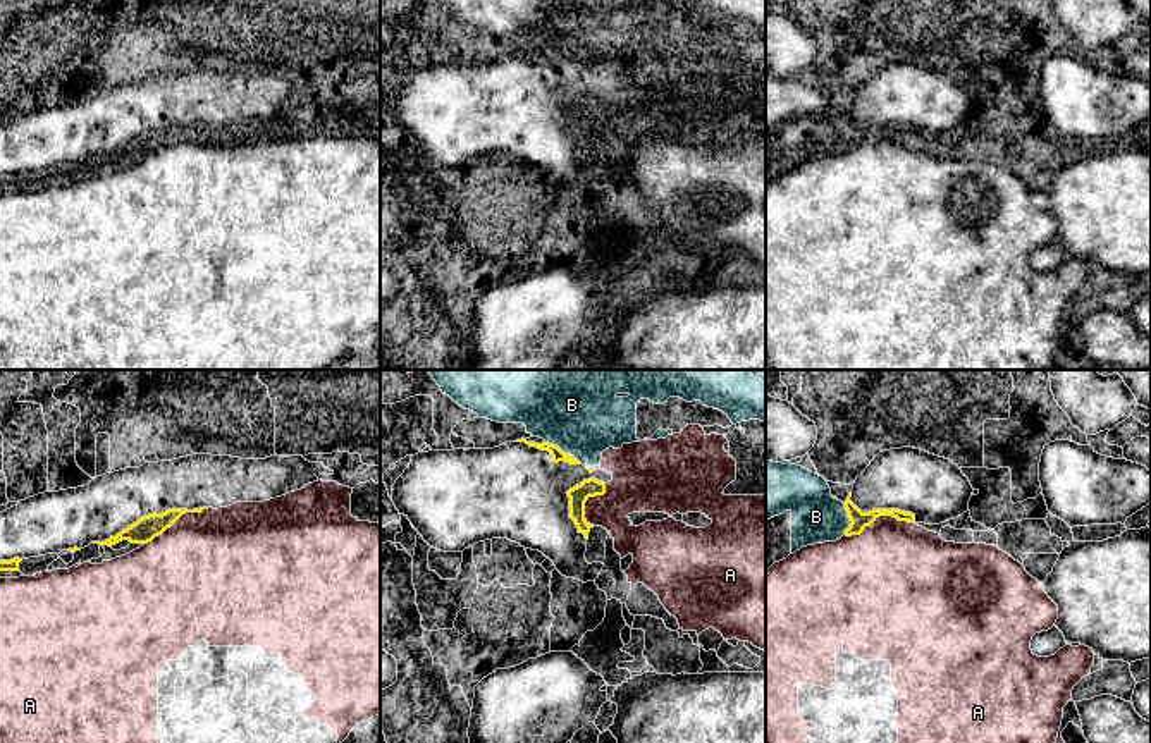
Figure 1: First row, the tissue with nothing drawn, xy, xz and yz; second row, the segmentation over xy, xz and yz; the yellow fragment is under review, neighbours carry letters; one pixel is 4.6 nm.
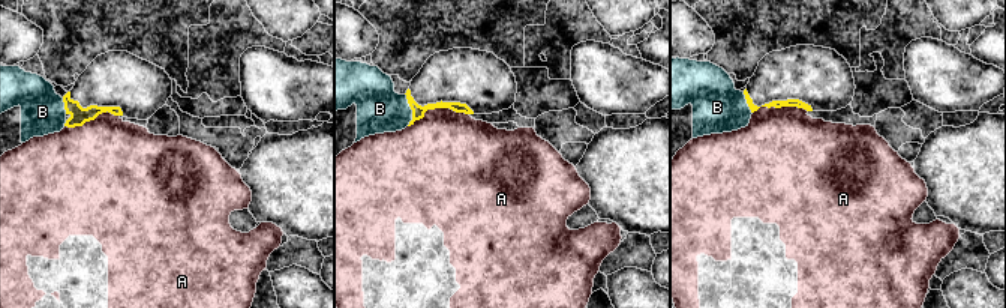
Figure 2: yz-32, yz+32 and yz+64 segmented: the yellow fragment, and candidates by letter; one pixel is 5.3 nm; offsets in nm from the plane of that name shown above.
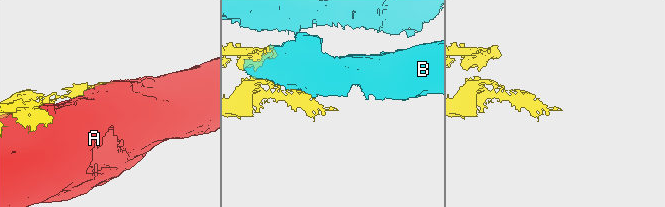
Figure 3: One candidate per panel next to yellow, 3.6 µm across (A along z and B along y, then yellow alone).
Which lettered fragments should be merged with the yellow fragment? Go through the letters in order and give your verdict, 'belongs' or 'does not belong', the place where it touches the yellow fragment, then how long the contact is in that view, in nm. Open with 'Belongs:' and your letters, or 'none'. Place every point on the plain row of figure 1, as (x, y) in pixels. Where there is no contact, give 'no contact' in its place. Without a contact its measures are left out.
Belongs: none
A: does not belong; contact yz (880, 129); length 340 nm
B: does not belong; contact xz (563, 67); length 200 nm

